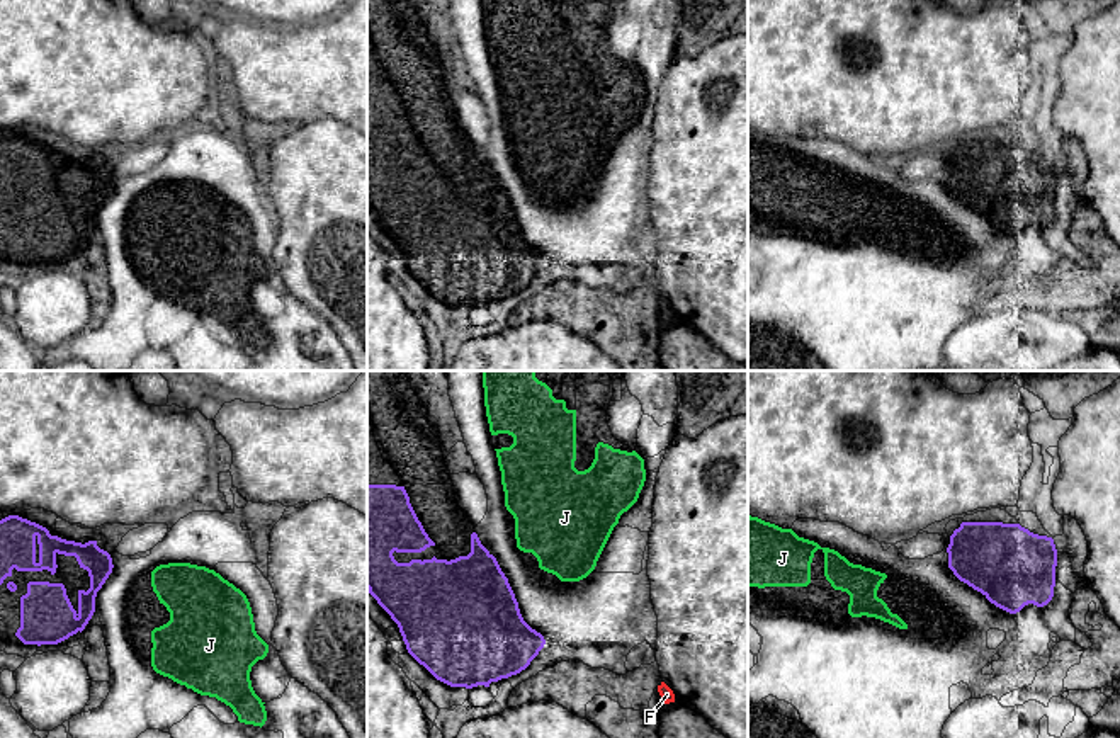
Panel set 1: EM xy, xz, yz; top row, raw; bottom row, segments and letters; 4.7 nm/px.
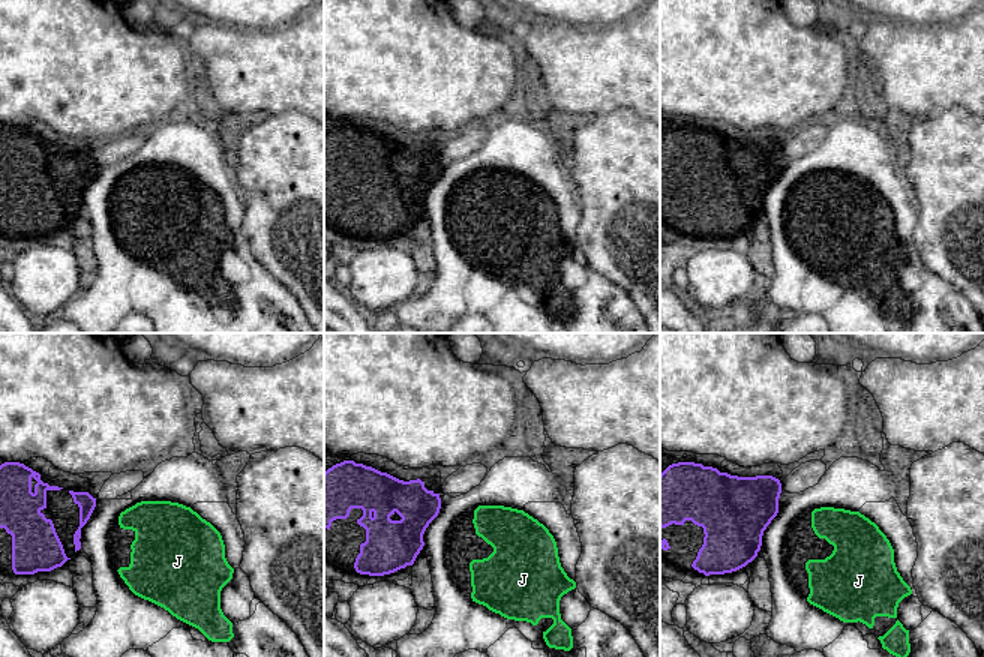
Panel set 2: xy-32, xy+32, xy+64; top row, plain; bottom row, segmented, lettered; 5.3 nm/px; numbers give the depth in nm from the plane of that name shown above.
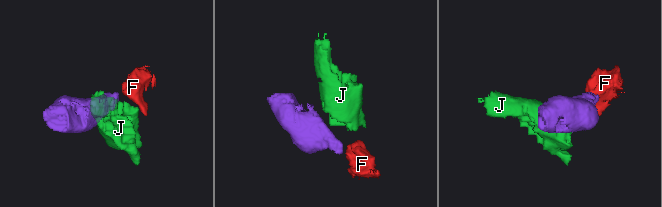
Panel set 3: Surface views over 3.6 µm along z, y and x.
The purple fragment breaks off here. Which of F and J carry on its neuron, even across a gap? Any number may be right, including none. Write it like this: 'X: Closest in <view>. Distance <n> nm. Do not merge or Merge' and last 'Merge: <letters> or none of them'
F: Closest in xz. Distance 550 nm. Merge
J: Closest in xz. Distance 120 nm. Do not merge
Merge: F

